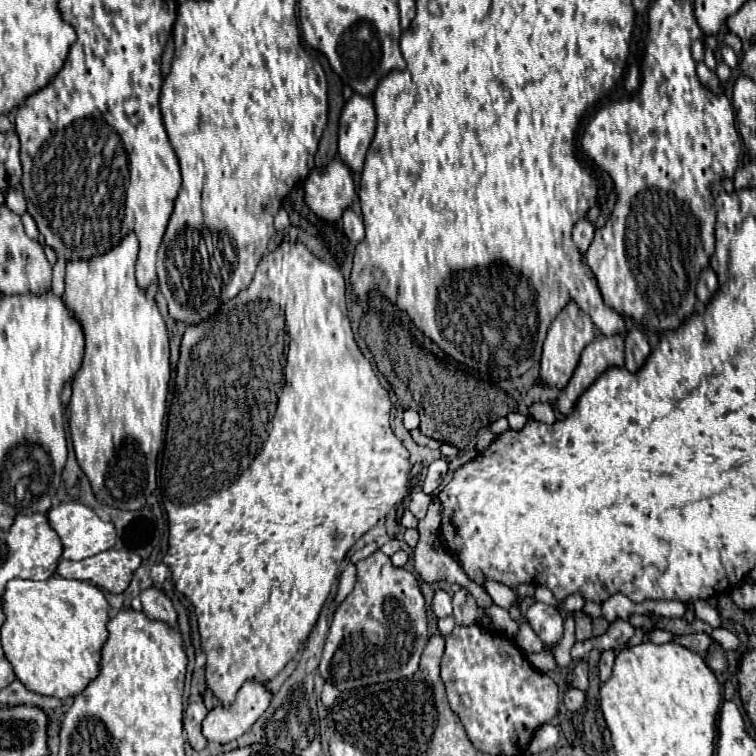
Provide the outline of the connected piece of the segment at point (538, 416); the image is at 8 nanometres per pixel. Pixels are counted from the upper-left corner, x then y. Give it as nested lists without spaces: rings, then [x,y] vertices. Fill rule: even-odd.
[[[534,403],[534,405],[530,407],[530,413],[532,413],[532,417],[534,417],[536,421],[548,423],[548,425],[556,421],[556,415],[554,415],[554,411],[552,411],[552,407],[550,407],[548,403]]]

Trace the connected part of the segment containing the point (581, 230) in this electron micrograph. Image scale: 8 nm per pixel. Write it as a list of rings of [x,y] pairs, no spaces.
[[[580,219],[572,231],[572,241],[574,241],[576,249],[580,249],[584,253],[590,247],[592,239],[594,239],[594,225],[586,219]]]

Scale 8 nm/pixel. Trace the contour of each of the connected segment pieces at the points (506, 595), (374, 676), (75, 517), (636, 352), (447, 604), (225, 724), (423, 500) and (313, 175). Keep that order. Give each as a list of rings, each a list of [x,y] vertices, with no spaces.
[[[488,581],[486,591],[490,593],[490,597],[492,597],[492,601],[494,601],[496,605],[506,607],[506,609],[510,609],[510,605],[512,605],[512,603],[514,603],[514,599],[516,599],[514,591],[512,591],[512,589],[508,589],[506,585],[500,585],[498,581]]]
[[[382,551],[356,563],[358,579],[352,593],[336,607],[326,637],[320,673],[340,691],[370,683],[412,677],[428,643],[426,601],[414,573],[394,567]]]
[[[70,501],[70,503],[60,503],[58,507],[52,507],[48,511],[48,523],[62,541],[62,559],[80,561],[80,559],[86,559],[96,553],[112,549],[114,541],[116,541],[114,525],[110,521],[102,521],[90,507],[86,507],[82,503]]]
[[[638,329],[628,331],[624,341],[626,341],[626,369],[630,373],[636,373],[644,365],[644,361],[648,359],[650,345],[648,345],[646,337]]]
[[[442,589],[434,591],[434,603],[432,603],[432,611],[438,617],[448,617],[452,615],[452,597]]]
[[[248,681],[242,685],[242,689],[238,691],[238,697],[236,697],[236,703],[226,709],[226,707],[214,707],[206,719],[202,721],[202,733],[204,737],[210,741],[210,743],[230,743],[234,739],[238,739],[242,733],[246,733],[254,723],[256,719],[268,709],[268,703],[272,699],[272,693],[266,689],[266,685],[262,683],[256,683],[256,681]]]
[[[414,491],[410,495],[410,511],[414,513],[416,519],[422,519],[428,511],[428,505],[430,505],[430,497],[424,495],[422,491]]]
[[[340,159],[330,161],[324,169],[312,169],[304,189],[306,205],[324,221],[338,221],[356,193],[352,173]]]

